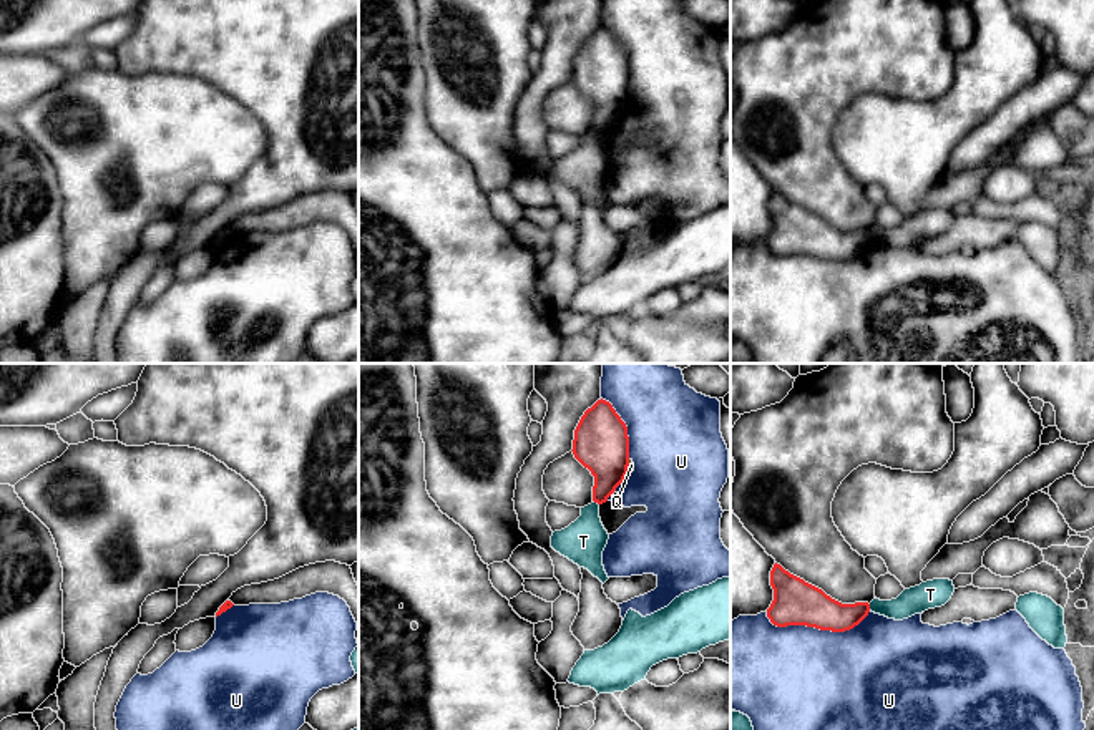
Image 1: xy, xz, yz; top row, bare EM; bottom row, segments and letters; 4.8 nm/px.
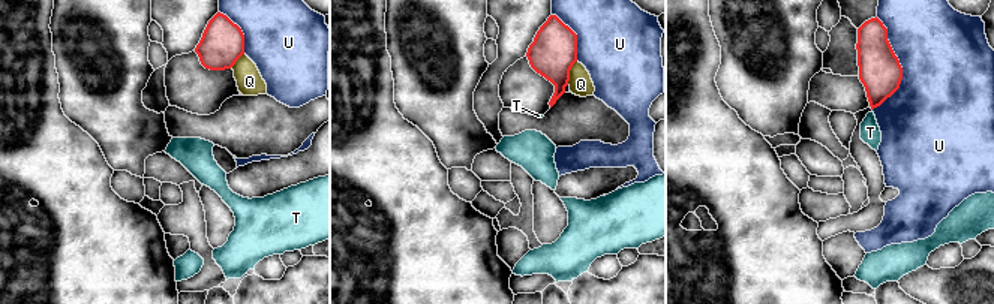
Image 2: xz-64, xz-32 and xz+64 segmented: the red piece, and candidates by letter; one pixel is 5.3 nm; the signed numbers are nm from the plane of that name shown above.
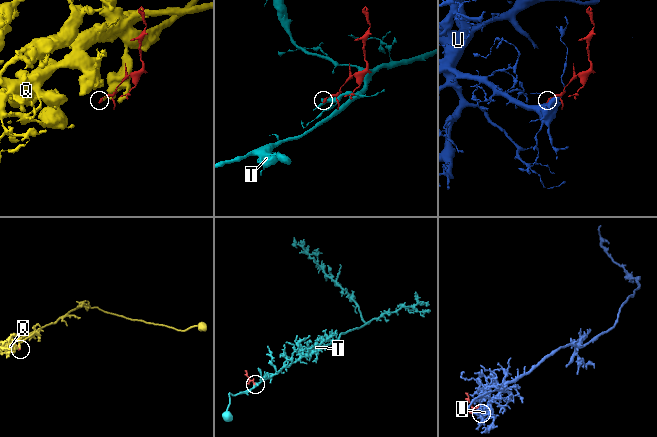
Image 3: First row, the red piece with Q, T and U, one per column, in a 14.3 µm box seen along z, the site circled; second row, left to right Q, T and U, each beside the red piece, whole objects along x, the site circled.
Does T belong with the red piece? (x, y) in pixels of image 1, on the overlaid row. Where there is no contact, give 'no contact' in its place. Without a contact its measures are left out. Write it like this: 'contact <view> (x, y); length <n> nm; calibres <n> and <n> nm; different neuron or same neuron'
contact yz (869, 608); length 30 nm; calibres 170 and 130 nm; different neuron

